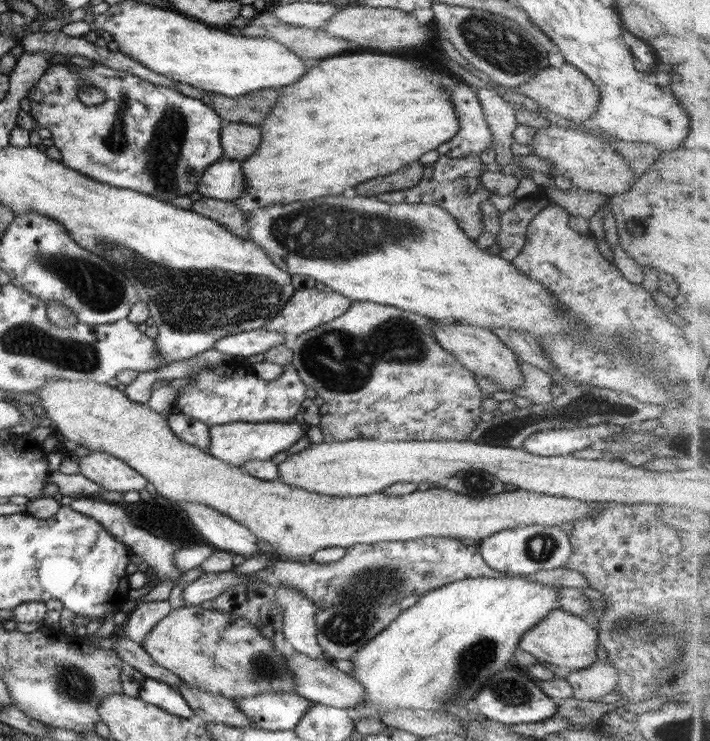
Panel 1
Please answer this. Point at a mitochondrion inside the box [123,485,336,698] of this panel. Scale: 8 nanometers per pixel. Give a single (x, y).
(263, 667)

